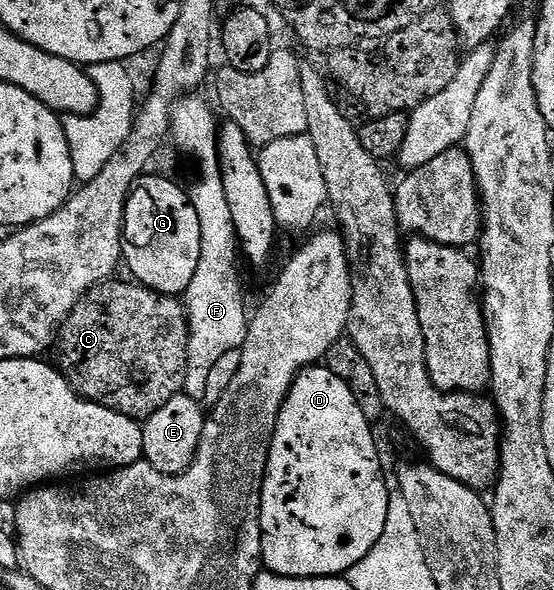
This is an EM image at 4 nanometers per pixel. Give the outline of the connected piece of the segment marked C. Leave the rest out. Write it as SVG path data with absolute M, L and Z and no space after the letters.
M109 279L93 287L74 311L70 311L54 341L54 361L72 390L85 401L93 401L143 423L158 411L158 407L166 407L170 399L184 392L188 366L188 313L183 300L175 296L156 293L131 280L116 280Z

